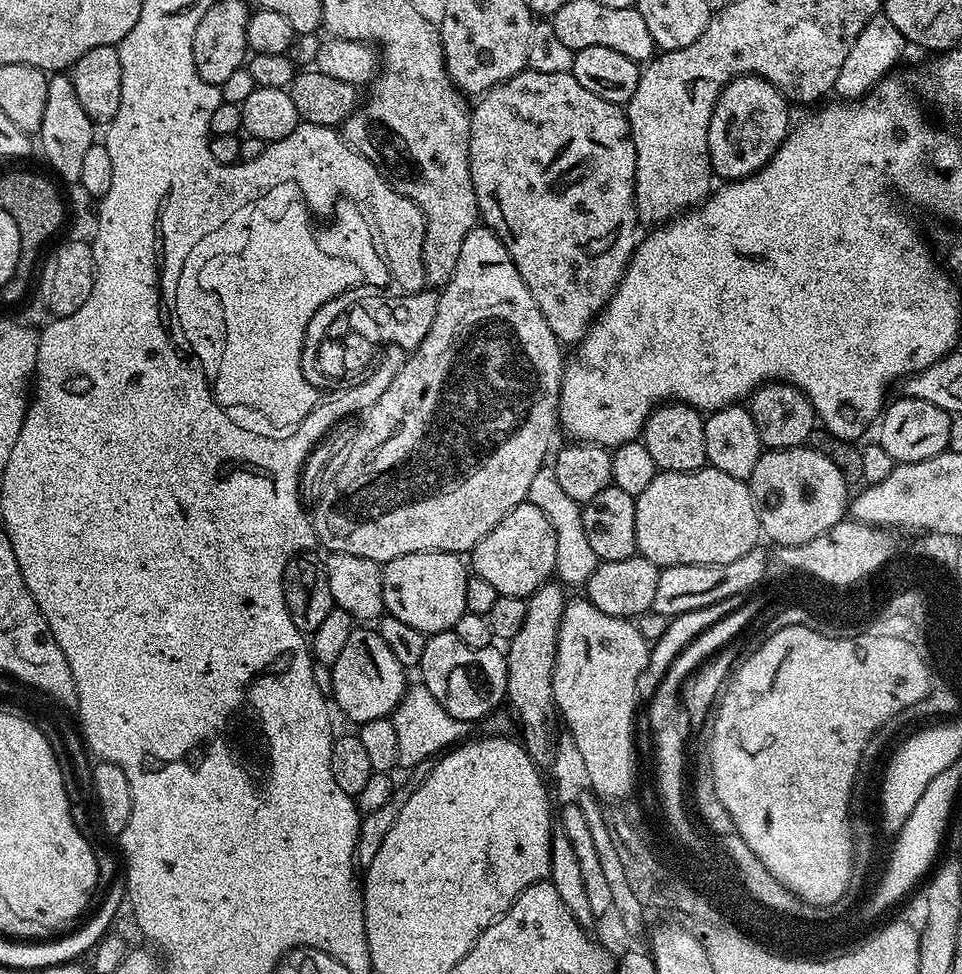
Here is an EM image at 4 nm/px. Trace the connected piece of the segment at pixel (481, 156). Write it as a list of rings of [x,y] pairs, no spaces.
[[[525,70],[484,93],[475,101],[471,113],[468,161],[476,205],[480,207],[480,220],[491,228],[492,233],[506,246],[514,266],[518,266],[518,274],[522,274],[522,282],[526,282],[530,294],[534,294],[534,302],[538,302],[538,310],[542,310],[542,318],[546,318],[556,339],[561,345],[575,346],[587,336],[593,320],[599,317],[608,300],[615,294],[624,271],[628,269],[628,260],[636,251],[638,243],[636,151],[632,141],[632,131],[628,125],[627,111],[621,105],[606,102],[606,98],[598,98],[598,94],[590,94],[590,90],[585,90],[571,72],[538,73]]]

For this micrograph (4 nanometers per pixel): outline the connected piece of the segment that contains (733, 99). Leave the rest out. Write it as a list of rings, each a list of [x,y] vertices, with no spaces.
[[[740,76],[720,91],[708,131],[712,171],[721,181],[743,180],[760,171],[790,131],[789,101],[761,76]]]

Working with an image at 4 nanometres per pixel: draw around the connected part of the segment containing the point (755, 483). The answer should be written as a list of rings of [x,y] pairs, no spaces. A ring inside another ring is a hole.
[[[812,446],[802,448],[774,448],[761,451],[750,481],[760,531],[773,540],[773,545],[798,546],[826,534],[839,520],[845,519],[850,508],[850,491],[844,481],[844,472],[828,456],[815,452]]]

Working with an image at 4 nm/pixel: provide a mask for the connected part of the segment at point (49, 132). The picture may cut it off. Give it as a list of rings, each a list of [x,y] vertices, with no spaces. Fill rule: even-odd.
[[[52,74],[48,77],[46,90],[46,110],[42,114],[42,126],[38,133],[38,148],[44,151],[48,164],[73,186],[79,185],[82,178],[82,166],[86,162],[86,153],[97,139],[94,122],[82,110],[82,102],[78,102],[78,94],[74,94],[72,77],[68,74]]]

